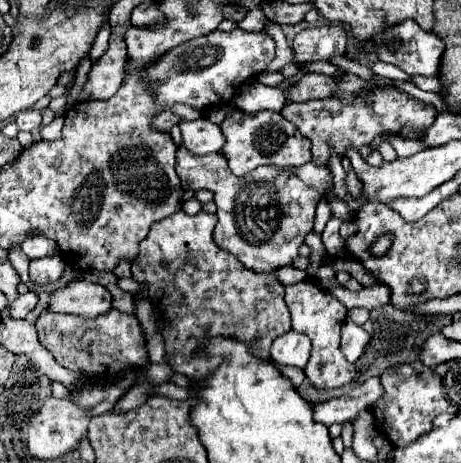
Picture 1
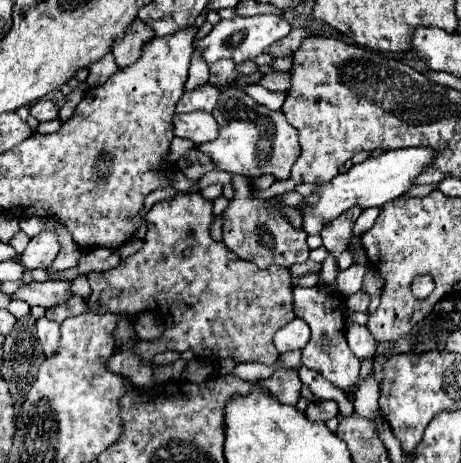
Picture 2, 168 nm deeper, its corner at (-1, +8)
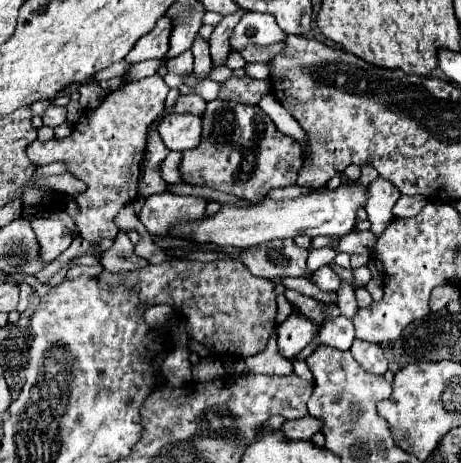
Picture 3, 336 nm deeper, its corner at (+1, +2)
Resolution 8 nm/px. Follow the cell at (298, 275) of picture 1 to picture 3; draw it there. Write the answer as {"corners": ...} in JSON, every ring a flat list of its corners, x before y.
{"corners":[[321,266,319,270,313,272,311,280,315,282,317,288,327,290,327,292,335,292,335,290,339,288,339,280,341,280,341,278,339,278,339,276,329,268,329,266]]}

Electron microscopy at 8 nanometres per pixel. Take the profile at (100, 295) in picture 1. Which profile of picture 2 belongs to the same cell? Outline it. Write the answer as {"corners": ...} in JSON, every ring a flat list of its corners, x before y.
{"corners":[[47,280,47,282,29,282,19,286,17,292,11,294,13,300,23,300,29,306,51,308,69,298,69,280]]}

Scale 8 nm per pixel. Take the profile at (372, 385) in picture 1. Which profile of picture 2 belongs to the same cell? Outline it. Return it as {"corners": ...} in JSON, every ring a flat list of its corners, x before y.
{"corners":[[317,400,317,402,311,402,305,408,303,414,311,422,319,422,319,420,327,422,329,418,337,418,339,416,339,406,335,402,331,402,331,400]]}

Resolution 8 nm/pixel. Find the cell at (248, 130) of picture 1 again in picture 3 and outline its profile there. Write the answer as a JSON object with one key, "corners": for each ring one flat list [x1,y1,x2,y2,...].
{"corners":[[227,100,207,102,203,114,203,138,195,150,183,152,181,174,187,184,209,186,237,198,261,202,277,186,295,184,297,170,303,166,301,144,277,130,259,106]]}

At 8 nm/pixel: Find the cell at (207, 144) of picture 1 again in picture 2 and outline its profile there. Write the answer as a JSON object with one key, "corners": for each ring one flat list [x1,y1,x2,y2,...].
{"corners":[[189,112,173,116,173,134,193,140,195,144,215,140,217,132,217,122,209,112]]}

